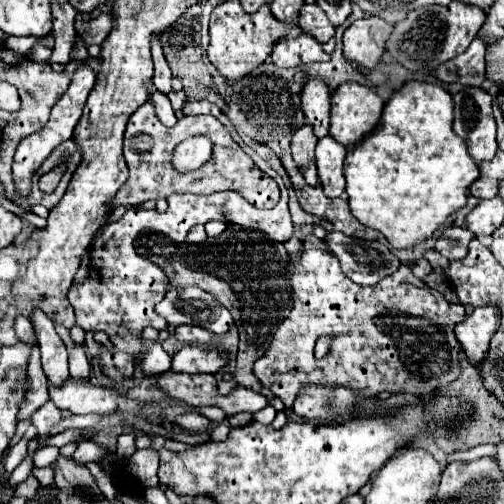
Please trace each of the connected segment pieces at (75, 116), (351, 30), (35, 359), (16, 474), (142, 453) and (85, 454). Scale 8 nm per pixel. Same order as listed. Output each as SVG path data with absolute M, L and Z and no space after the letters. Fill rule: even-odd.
M89 66L77 68L77 74L73 74L73 80L71 80L67 92L65 92L65 94L57 100L57 104L53 106L51 118L49 118L47 126L45 126L41 132L37 132L37 134L25 138L25 140L19 144L19 148L17 148L17 152L15 152L15 162L13 162L13 180L15 180L15 190L17 190L19 196L23 196L23 198L29 196L29 192L31 192L31 178L33 178L33 174L37 172L37 168L49 158L49 154L55 150L55 146L59 146L61 142L65 142L65 140L69 140L69 138L73 136L75 124L77 124L79 118L81 118L83 106L85 106L85 102L87 102L87 96L89 96L89 92L91 92L93 84L95 84L95 72L93 72Z
M377 16L355 20L343 34L343 56L363 68L375 68L385 52L385 40L393 32L393 24Z
M33 348L31 352L27 376L29 376L29 392L25 394L25 400L19 408L19 420L27 420L39 406L43 406L49 400L47 380L43 376L41 362L39 362L39 348Z
M35 452L28 453L27 457L21 462L21 464L12 472L9 478L9 484L15 488L20 483L24 482L31 474L31 469L34 466L33 457Z
M137 450L129 458L127 468L129 468L131 476L141 482L141 486L145 486L145 488L159 486L159 480L157 480L159 454L157 454L157 450Z
M83 440L77 444L77 450L73 452L73 460L77 460L77 464L85 466L87 462L97 462L105 458L105 446L93 442L93 440Z

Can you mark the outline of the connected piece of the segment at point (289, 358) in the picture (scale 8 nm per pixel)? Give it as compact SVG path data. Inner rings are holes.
M305 250L295 266L291 284L295 306L275 332L267 354L255 362L255 376L265 388L281 398L285 408L293 408L297 392L301 392L305 384L341 384L365 392L365 398L377 396L383 390L391 394L427 396L459 378L461 344L453 330L465 320L465 308L461 304L449 304L441 292L423 286L409 266L401 266L395 274L379 280L379 284L357 286L341 272L335 256L325 250ZM321 336L329 336L331 346L327 356L317 360L313 348Z

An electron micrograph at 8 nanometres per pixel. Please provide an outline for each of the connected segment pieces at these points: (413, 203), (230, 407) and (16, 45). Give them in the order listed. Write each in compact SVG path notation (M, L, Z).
M405 82L385 104L383 116L359 144L349 148L345 158L345 180L351 214L369 228L379 230L393 248L411 248L425 242L447 216L467 202L469 186L479 178L479 168L469 156L463 140L453 132L453 98L439 84Z
M235 388L231 394L227 396L217 396L215 400L215 406L219 406L227 416L233 416L233 414L239 414L239 412L259 412L267 406L267 398L249 390L249 388Z
M9 36L9 38L5 40L5 48L9 48L9 50L15 52L15 54L25 56L35 42L37 42L37 38L15 38L15 36Z

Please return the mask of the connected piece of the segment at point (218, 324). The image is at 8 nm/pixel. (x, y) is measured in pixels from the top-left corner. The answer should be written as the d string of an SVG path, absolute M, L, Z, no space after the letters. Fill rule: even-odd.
M169 288L163 302L157 304L161 314L171 326L195 324L213 334L225 334L233 326L229 310L201 288Z

